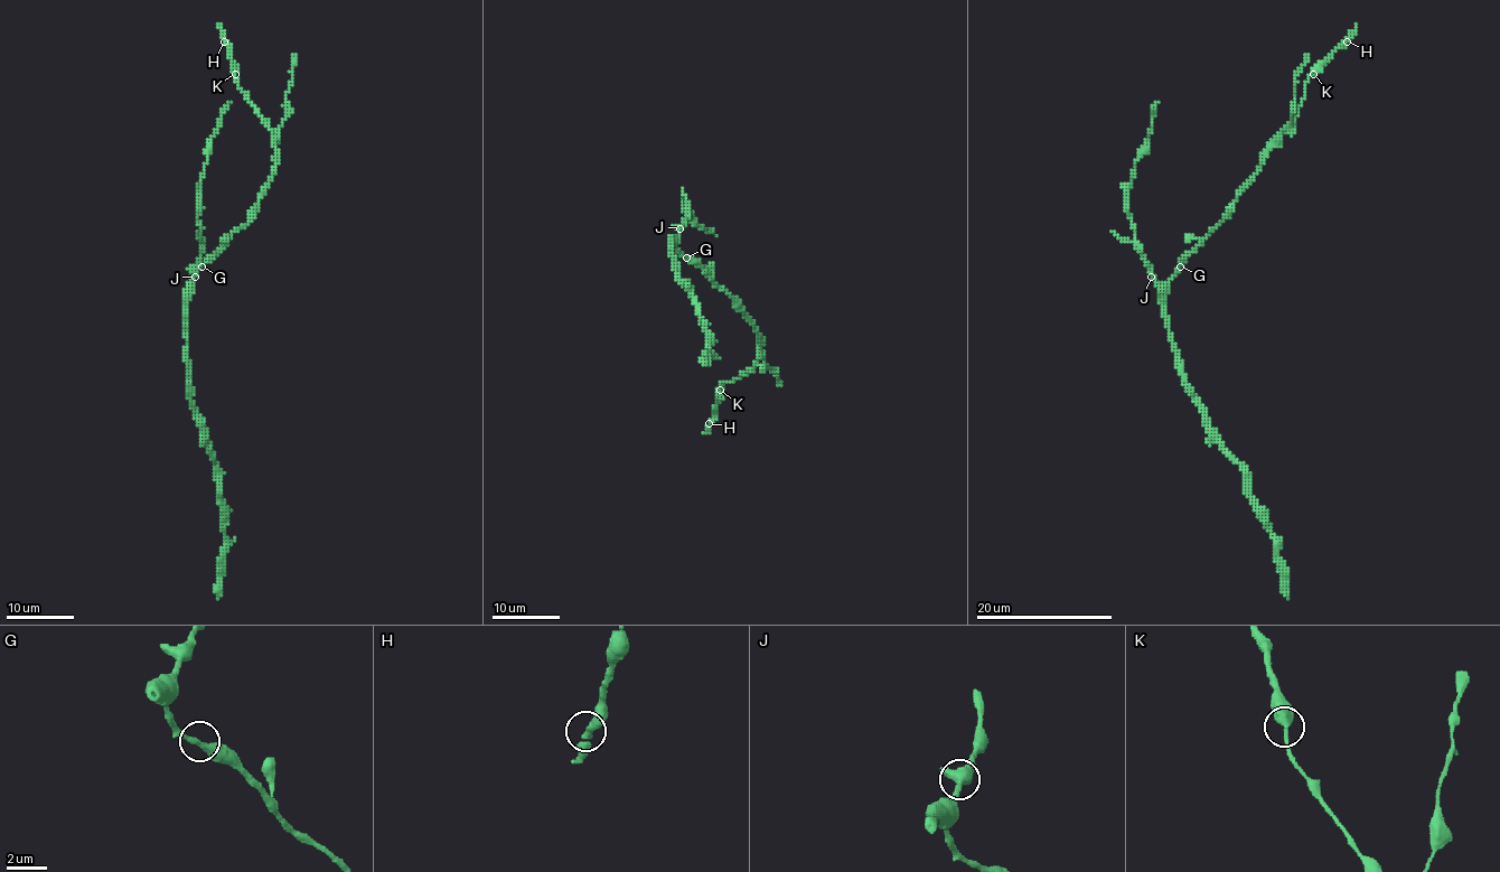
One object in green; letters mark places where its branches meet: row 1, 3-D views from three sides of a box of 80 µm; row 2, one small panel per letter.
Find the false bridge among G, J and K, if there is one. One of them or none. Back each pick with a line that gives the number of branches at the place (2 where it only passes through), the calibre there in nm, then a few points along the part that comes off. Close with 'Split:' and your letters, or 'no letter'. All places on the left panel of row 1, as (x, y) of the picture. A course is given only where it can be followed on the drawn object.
Split: no letter

